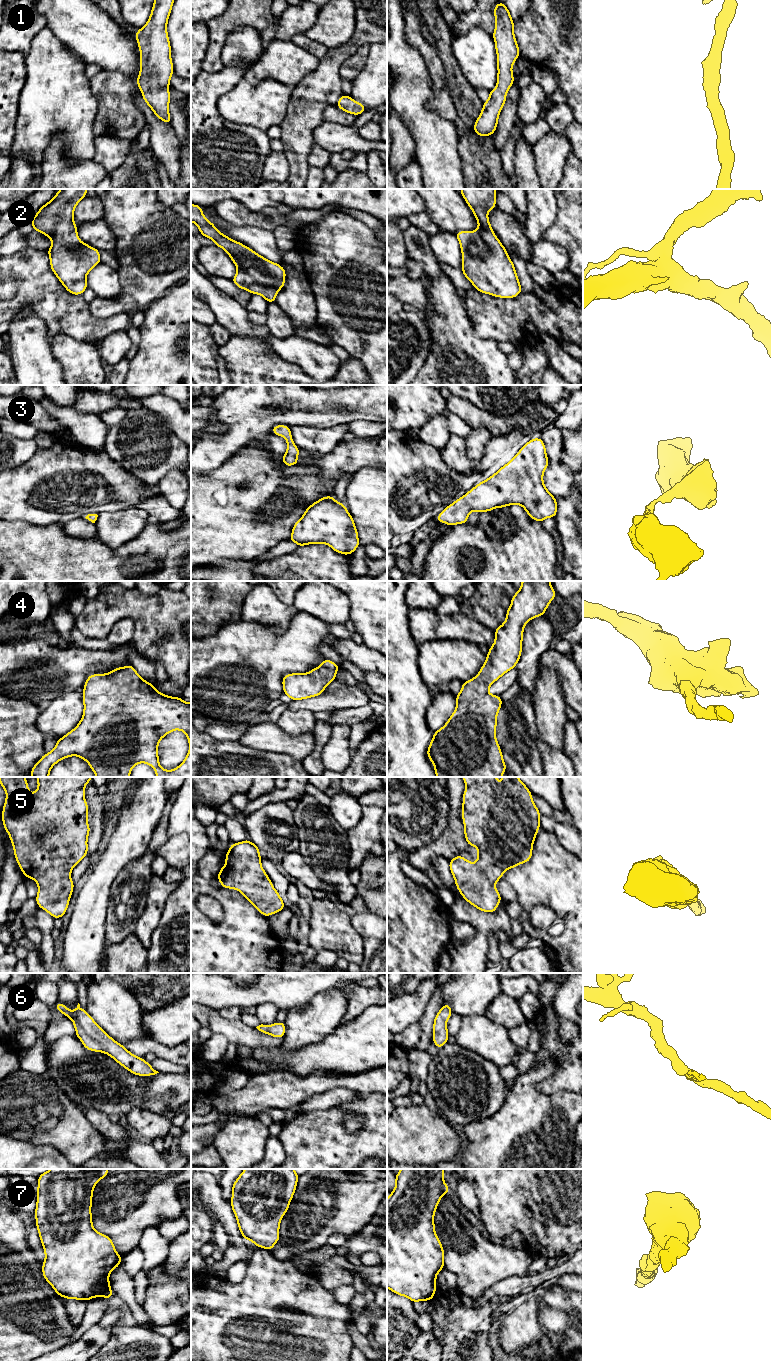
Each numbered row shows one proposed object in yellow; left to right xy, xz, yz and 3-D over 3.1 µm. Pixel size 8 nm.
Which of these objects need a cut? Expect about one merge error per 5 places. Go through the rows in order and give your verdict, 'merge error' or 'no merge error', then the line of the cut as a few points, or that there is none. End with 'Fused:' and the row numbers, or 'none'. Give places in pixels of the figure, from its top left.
1: no merge error | no cut
2: no merge error | no cut
3: no merge error | no cut
4: no merge error | no cut
5: no merge error | no cut
6: no merge error | no cut
7: no merge error | no cut
Fused: none

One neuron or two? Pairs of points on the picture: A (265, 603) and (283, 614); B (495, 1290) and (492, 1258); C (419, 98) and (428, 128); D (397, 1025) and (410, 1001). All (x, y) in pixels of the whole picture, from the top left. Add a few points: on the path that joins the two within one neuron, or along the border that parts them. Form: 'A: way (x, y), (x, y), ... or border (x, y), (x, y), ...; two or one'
A: way (269, 606), (279, 614); one
B: border (517, 1275), (506, 1277), (493, 1284), (476, 1298); two
C: way (419, 105), (419, 119), (421, 121); one
D: way (397, 1019), (397, 1015), (405, 1007); one

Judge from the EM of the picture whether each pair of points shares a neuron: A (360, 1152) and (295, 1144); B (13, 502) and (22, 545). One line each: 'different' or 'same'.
A: same
B: different

